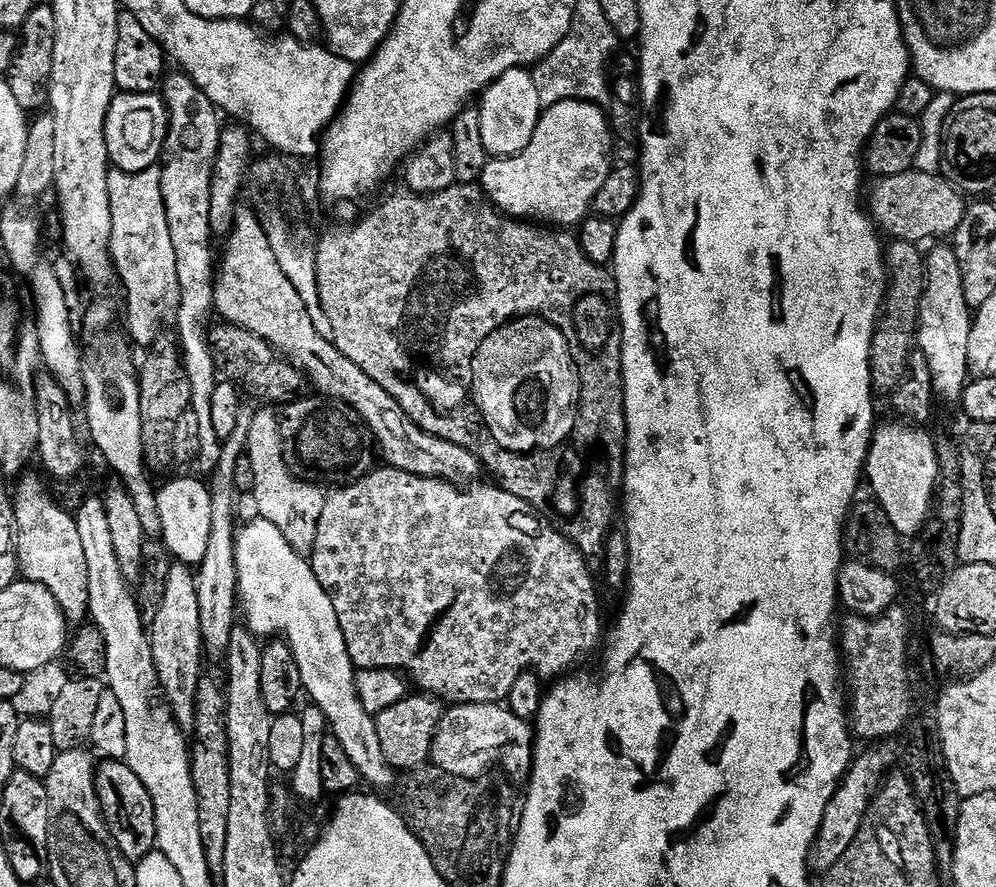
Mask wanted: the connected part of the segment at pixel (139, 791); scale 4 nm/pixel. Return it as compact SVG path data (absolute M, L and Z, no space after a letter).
M108 758L105 761L96 769L96 793L100 796L100 811L124 857L138 862L157 847L154 802L150 798L150 790L142 786L142 778L134 774L127 762L120 758Z

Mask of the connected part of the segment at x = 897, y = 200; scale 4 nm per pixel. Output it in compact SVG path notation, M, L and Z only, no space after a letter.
M911 170L893 176L881 176L876 182L868 196L867 207L875 227L880 230L885 228L892 240L905 240L920 246L923 240L948 238L959 230L966 211L965 197L943 175Z

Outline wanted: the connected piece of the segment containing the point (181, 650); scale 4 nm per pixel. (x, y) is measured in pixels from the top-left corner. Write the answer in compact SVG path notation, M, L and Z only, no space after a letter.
M186 563L172 564L168 581L164 584L164 597L156 608L156 617L150 620L150 639L161 687L170 697L173 713L181 728L188 730L196 723L198 693L202 683L200 667L206 657L206 641L198 610L196 572Z

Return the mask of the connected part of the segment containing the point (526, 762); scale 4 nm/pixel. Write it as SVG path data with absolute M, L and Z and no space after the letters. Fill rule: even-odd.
M457 703L440 719L432 743L431 763L439 771L467 780L478 780L504 756L504 768L512 776L527 777L532 770L534 728L527 720L516 717L511 709L499 704ZM436 763L436 764L435 764Z

